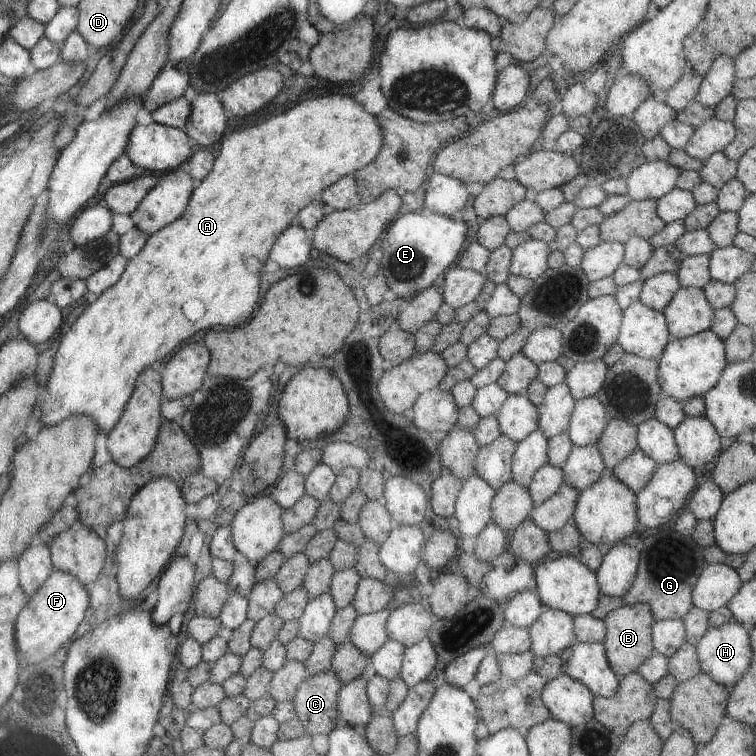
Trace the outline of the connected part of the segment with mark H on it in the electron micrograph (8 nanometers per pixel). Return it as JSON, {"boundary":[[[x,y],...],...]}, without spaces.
{"boundary":[[[736,621],[726,622],[718,627],[709,627],[694,646],[701,673],[705,673],[713,682],[730,688],[753,661],[749,646],[749,634]]]}

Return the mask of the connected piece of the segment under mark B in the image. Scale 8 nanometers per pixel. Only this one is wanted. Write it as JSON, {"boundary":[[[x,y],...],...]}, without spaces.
{"boundary":[[[635,603],[632,605],[621,605],[611,610],[607,616],[603,617],[604,637],[601,644],[604,646],[604,653],[609,668],[618,677],[623,677],[629,673],[635,673],[637,667],[653,653],[650,640],[650,628],[653,618],[649,606],[645,603]]]}

